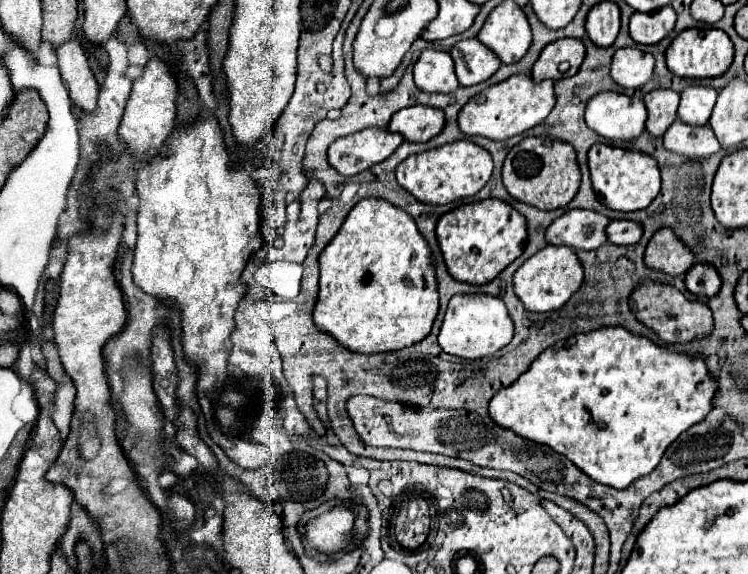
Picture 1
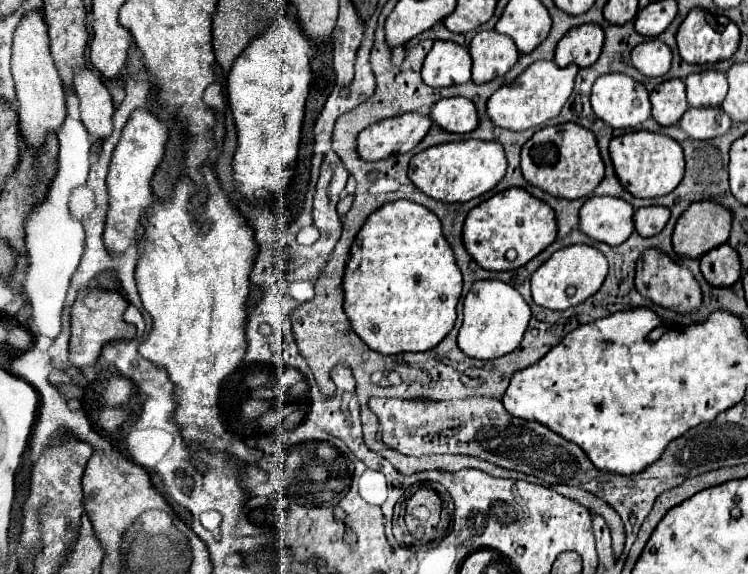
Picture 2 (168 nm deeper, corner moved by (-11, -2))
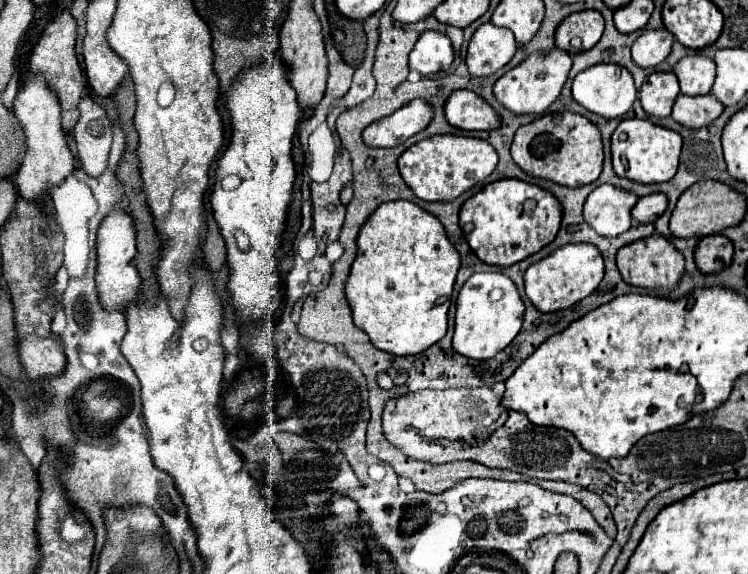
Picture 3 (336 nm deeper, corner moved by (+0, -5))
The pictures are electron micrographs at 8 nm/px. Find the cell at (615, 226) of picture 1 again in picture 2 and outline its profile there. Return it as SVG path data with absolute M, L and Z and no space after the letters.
M650 205L650 207L640 207L634 215L636 223L636 233L642 237L652 237L664 229L664 225L670 219L670 209L662 205Z

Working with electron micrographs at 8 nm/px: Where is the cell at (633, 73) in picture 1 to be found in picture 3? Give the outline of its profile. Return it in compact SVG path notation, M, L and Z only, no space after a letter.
M645 30L631 46L631 58L641 68L659 66L671 52L673 36L667 30Z

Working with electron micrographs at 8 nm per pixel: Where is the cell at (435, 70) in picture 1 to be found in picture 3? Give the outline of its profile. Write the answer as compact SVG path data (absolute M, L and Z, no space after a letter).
M427 30L419 36L413 52L409 54L409 70L427 78L437 72L447 72L455 60L455 52L445 34Z

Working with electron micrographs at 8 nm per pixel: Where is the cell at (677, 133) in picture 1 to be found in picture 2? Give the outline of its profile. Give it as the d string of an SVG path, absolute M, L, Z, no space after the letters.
M688 107L680 119L680 127L692 139L720 137L730 129L732 121L722 107Z

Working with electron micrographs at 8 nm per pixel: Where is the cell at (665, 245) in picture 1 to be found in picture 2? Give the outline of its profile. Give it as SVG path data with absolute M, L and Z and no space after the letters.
M712 201L692 203L678 219L672 243L674 251L684 257L702 257L710 249L728 241L732 211Z

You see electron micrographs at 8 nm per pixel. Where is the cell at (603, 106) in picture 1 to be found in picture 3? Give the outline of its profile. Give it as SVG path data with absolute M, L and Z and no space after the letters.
M597 64L575 76L573 98L589 112L611 120L611 118L619 118L631 110L633 102L637 100L637 88L633 84L633 76L625 68L613 66L613 64Z

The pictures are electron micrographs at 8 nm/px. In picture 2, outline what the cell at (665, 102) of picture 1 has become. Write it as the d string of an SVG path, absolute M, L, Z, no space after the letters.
M668 79L660 83L660 87L654 87L650 93L652 101L652 117L660 125L674 125L680 121L684 111L688 109L686 93L684 93L684 81L682 79Z

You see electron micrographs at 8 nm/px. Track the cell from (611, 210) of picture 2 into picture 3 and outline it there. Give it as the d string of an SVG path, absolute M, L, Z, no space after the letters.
M597 186L585 200L583 218L597 234L615 238L631 228L631 208L635 202L635 194L629 194L617 186Z

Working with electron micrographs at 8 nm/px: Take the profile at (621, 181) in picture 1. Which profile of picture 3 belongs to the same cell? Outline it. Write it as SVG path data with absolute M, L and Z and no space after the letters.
M623 120L611 136L613 170L619 178L629 178L639 184L661 184L669 182L679 164L681 136L673 130L661 128L651 120Z

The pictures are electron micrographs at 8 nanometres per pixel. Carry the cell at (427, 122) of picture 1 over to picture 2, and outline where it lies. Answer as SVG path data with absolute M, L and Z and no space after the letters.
M450 97L438 101L430 111L432 123L450 133L470 133L478 127L478 111L472 99Z

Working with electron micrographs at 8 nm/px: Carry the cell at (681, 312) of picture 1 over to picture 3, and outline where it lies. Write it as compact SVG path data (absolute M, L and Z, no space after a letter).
M653 234L649 238L643 238L643 240L637 240L637 242L631 242L627 244L625 248L621 248L617 252L617 268L623 276L623 280L631 286L637 286L637 288L645 288L645 290L659 290L659 288L665 288L665 290L673 290L683 272L685 272L685 260L683 256L671 246L671 242L659 234Z

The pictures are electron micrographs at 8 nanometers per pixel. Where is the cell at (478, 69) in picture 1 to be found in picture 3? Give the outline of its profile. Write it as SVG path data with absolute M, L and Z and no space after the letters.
M487 22L475 30L467 48L465 64L469 68L469 74L475 78L491 76L513 58L515 50L517 44L513 34Z

